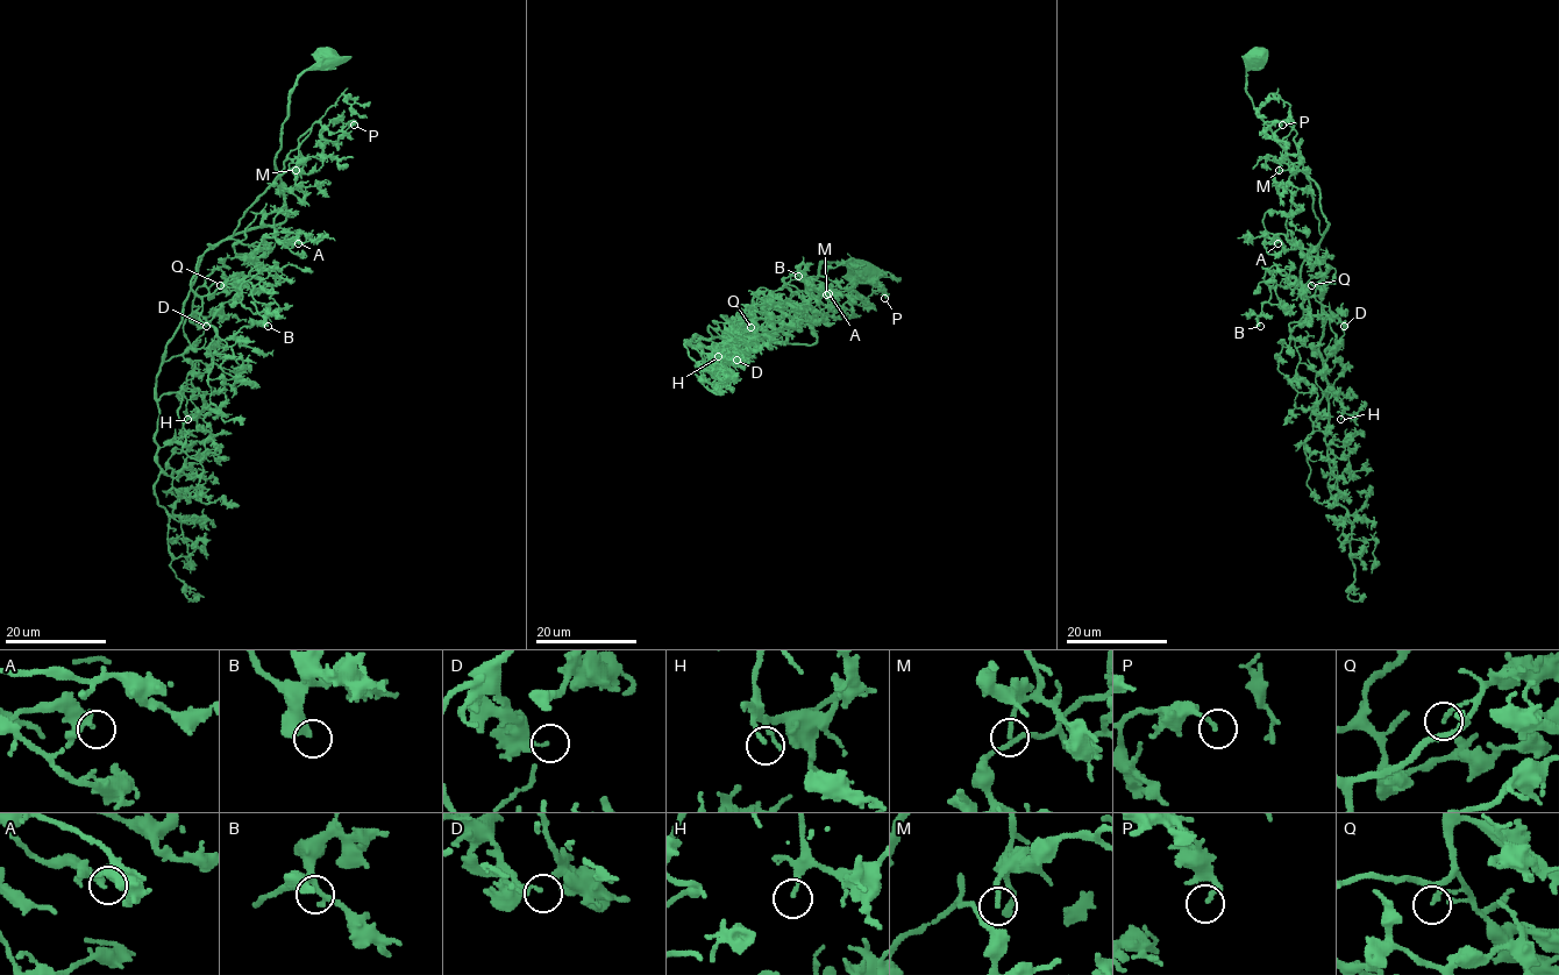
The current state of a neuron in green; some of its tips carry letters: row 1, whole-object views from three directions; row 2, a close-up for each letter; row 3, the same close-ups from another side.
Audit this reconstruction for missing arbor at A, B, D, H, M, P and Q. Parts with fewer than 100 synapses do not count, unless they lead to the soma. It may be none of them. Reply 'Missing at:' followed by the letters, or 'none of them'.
Missing at: none of them

